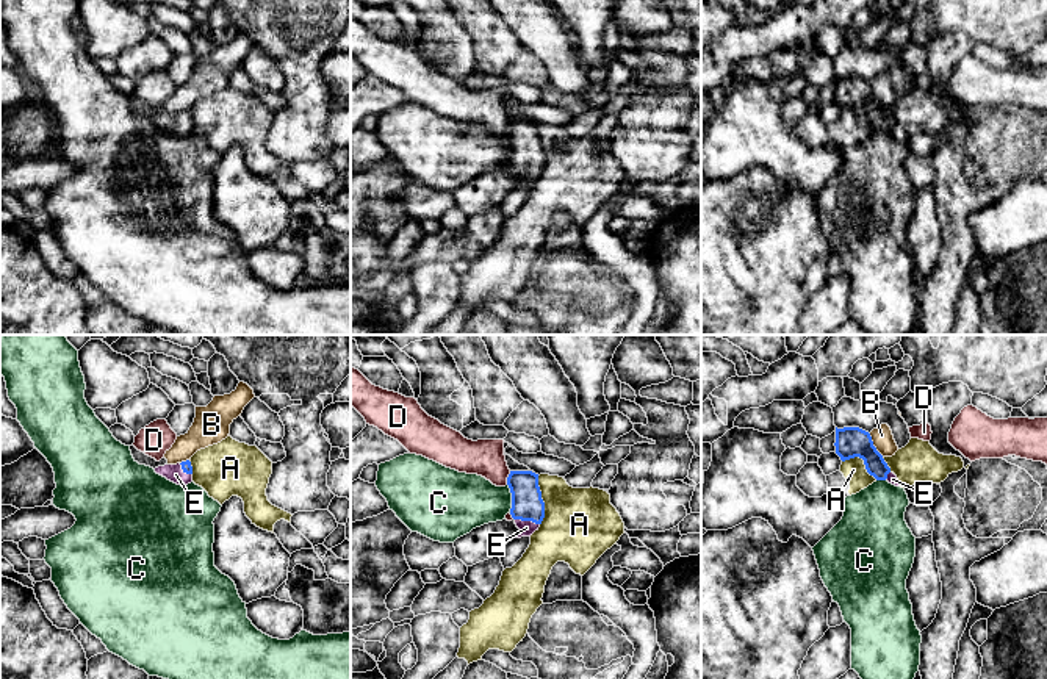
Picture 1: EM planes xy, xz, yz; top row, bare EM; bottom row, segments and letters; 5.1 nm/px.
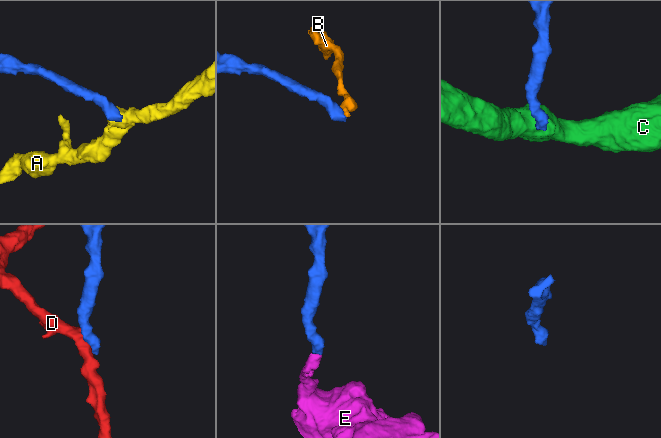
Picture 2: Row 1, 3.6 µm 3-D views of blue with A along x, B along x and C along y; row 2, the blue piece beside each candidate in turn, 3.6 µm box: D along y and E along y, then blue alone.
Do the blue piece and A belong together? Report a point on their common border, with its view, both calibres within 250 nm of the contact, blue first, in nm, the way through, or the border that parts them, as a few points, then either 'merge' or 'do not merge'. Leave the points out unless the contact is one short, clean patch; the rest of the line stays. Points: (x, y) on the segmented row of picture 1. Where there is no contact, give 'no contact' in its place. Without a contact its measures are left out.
meets blue in xz at (542, 501); 160 nm thick on the blue side, 380 nm on the other; border along xz (537, 476), (543, 502), (543, 520), (540, 524); do not merge

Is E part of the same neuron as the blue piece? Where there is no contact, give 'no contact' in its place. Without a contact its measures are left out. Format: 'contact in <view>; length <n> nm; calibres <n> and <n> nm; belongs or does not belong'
contact in xz; length 130 nm; calibres 160 and 80 nm; belongs

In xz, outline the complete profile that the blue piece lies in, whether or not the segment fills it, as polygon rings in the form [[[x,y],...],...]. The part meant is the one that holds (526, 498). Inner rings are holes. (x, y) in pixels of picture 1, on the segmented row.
[[[510,471],[507,485],[512,493],[510,515],[520,529],[515,538],[531,537],[538,530],[545,518],[538,474],[532,471]]]

